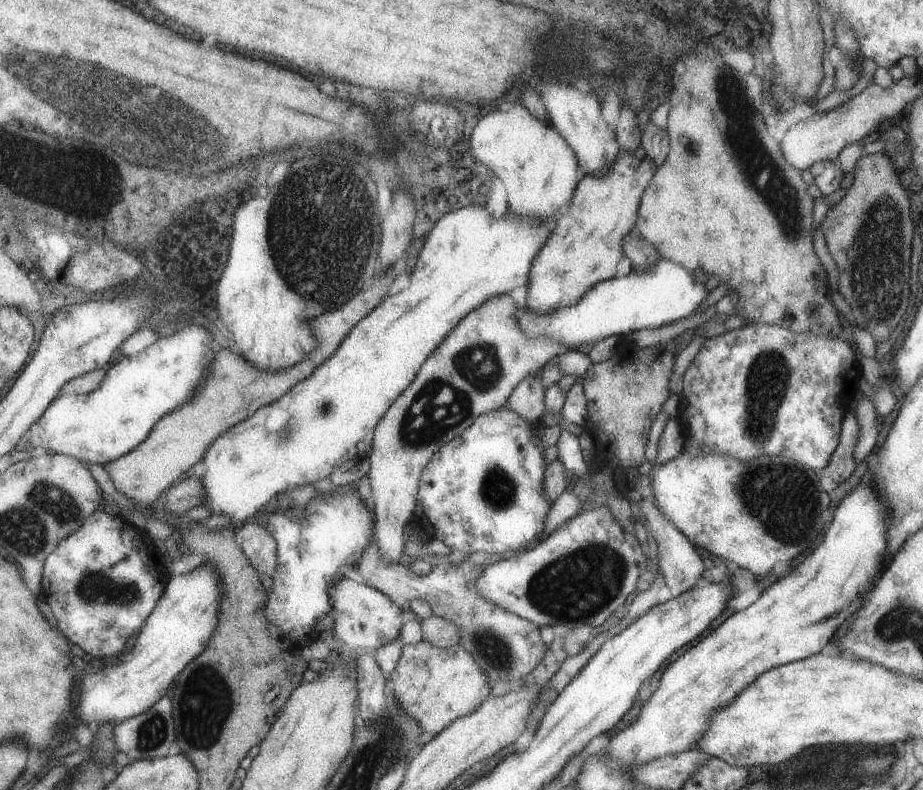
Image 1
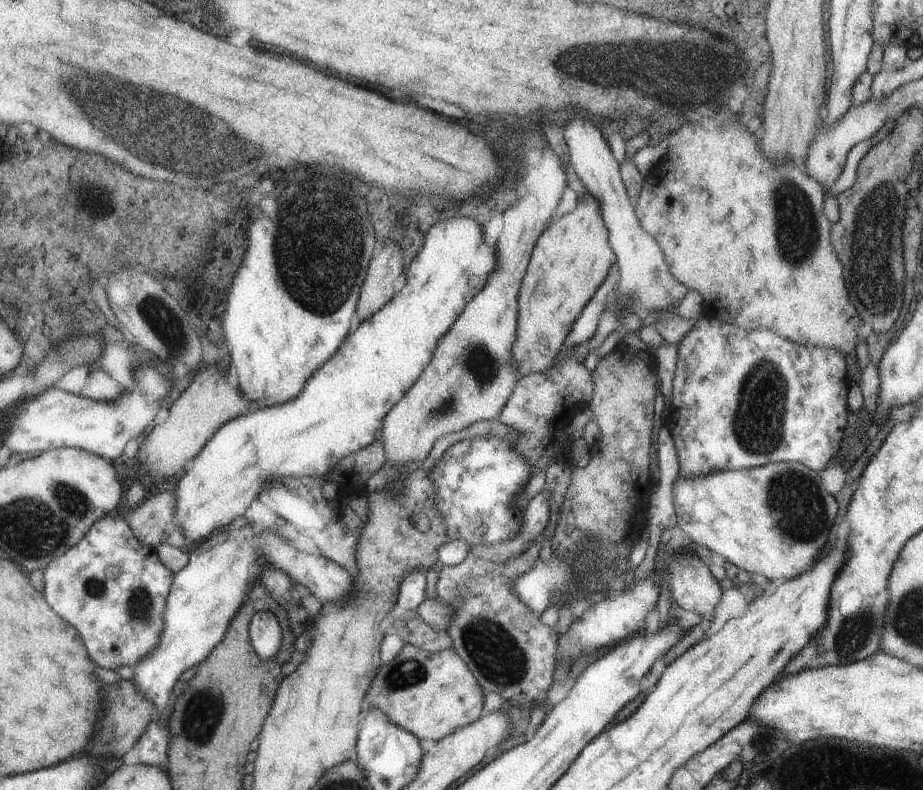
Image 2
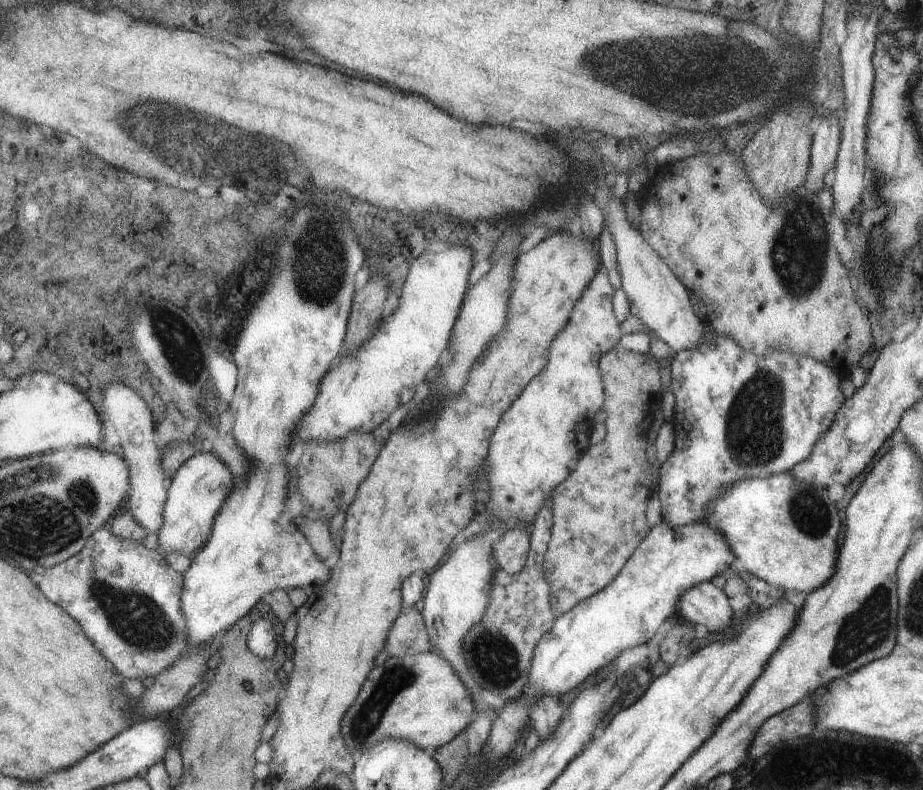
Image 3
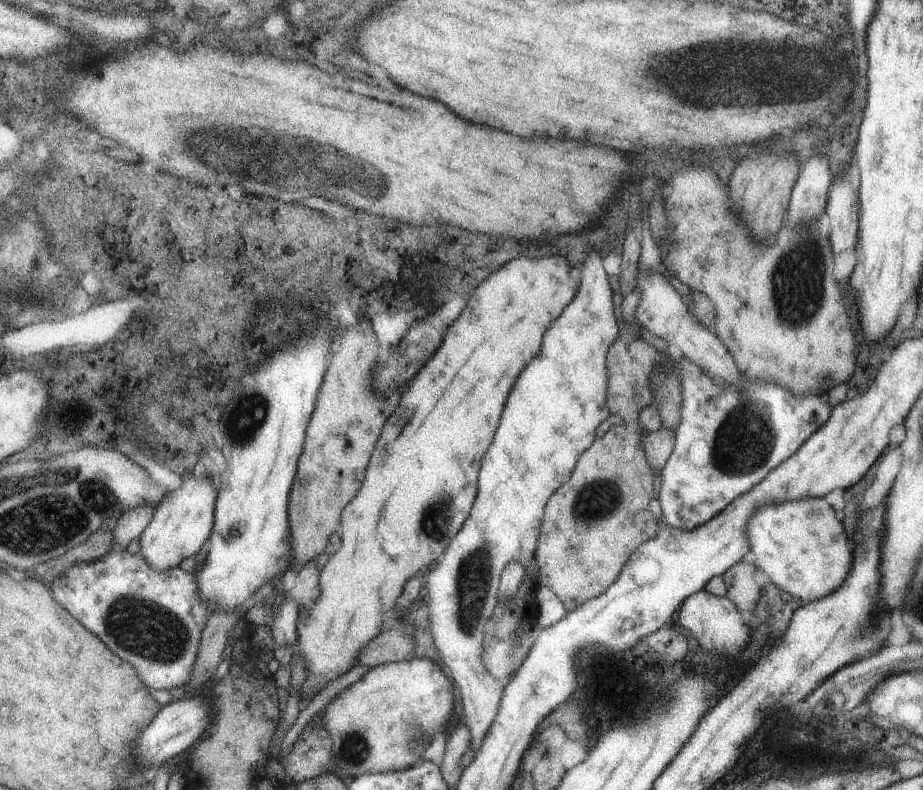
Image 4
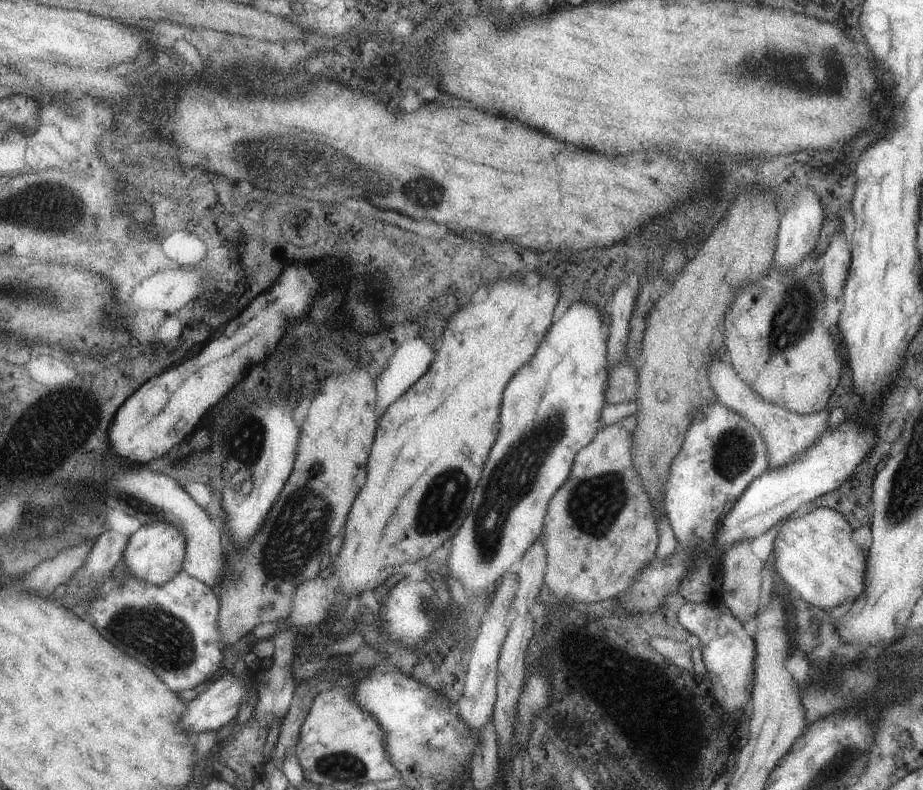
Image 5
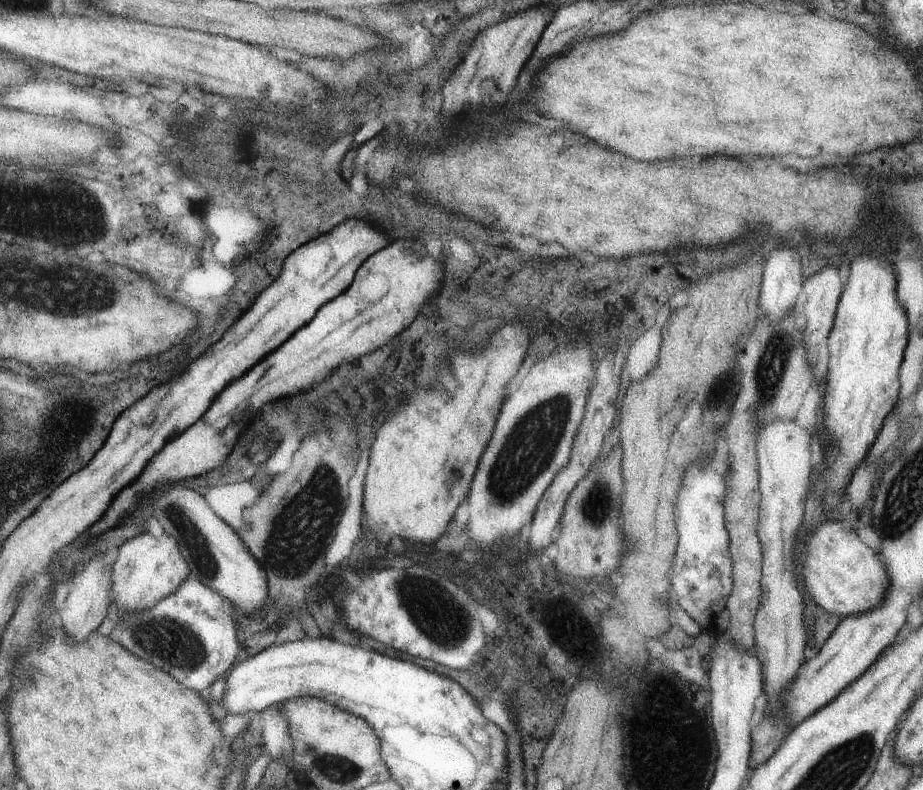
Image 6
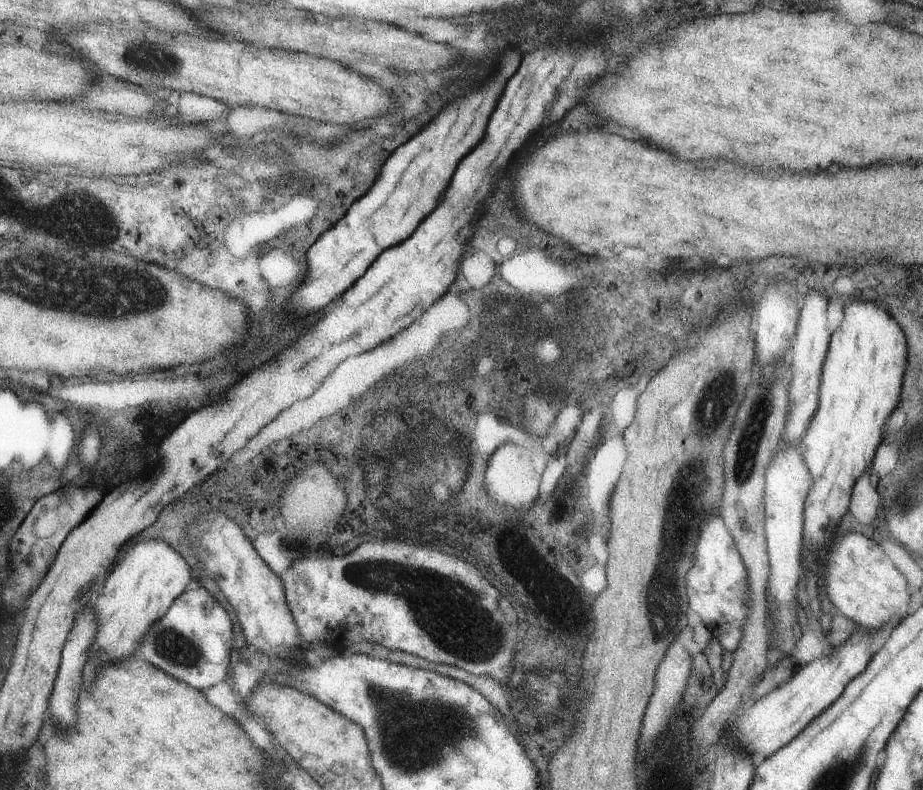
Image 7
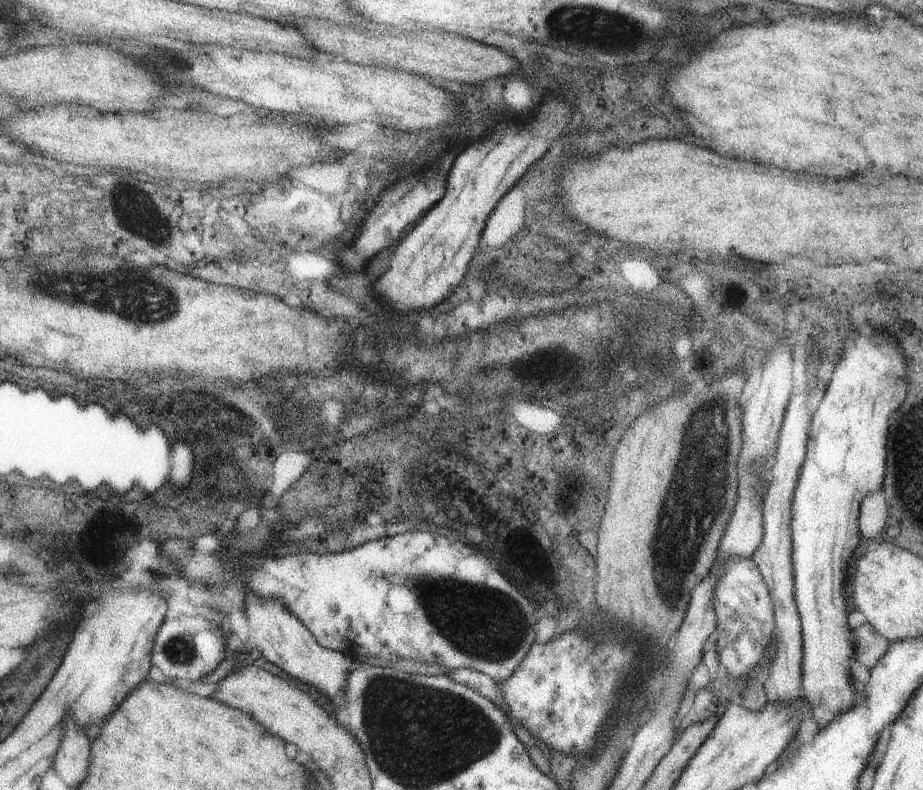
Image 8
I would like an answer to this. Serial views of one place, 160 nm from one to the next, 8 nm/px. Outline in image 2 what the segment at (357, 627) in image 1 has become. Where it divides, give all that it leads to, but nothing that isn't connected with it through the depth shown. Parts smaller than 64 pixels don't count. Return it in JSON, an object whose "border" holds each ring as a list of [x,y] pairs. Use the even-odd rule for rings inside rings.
{"border":[[[250,523],[243,524],[239,528],[229,524],[201,541],[202,543],[188,555],[187,564],[181,570],[174,572],[165,601],[163,628],[157,646],[132,668],[134,676],[129,681],[136,684],[157,711],[173,706],[169,700],[173,684],[177,682],[184,670],[205,660],[213,647],[222,639],[231,619],[247,600],[251,587],[258,579],[260,580],[260,574],[264,569],[277,569],[284,572],[292,583],[305,586],[320,603],[340,601],[354,591],[353,577],[349,576],[344,568],[321,554],[312,555],[295,549],[289,544],[289,540],[276,530],[253,531],[253,525]]]}

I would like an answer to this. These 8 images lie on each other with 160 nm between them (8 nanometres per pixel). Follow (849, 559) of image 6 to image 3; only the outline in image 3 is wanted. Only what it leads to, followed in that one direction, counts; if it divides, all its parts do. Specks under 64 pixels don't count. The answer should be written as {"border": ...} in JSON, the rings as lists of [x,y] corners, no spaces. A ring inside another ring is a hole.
{"border":[[[781,471],[764,479],[741,479],[723,491],[720,497],[712,500],[703,522],[717,527],[723,533],[735,559],[753,576],[782,588],[789,596],[791,590],[795,590],[797,594],[803,592],[804,595],[822,587],[835,572],[839,546],[837,536],[841,524],[829,491],[796,481],[788,471]]]}

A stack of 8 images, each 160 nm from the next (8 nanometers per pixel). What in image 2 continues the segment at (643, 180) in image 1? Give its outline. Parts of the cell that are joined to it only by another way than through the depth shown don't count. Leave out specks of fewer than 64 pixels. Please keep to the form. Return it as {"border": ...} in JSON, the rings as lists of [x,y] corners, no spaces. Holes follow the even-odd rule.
{"border":[[[588,192],[577,200],[571,213],[554,220],[538,236],[522,276],[517,299],[511,363],[518,379],[529,373],[542,373],[554,365],[553,359],[574,320],[615,262],[597,201]]]}

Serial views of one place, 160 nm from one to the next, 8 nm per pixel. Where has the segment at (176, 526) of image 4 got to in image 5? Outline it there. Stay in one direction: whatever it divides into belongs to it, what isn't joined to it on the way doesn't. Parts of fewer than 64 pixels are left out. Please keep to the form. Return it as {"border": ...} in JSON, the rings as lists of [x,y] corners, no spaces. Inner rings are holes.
{"border":[[[157,521],[141,525],[134,534],[128,536],[128,543],[122,552],[125,574],[150,585],[165,584],[182,569],[184,540],[183,533],[169,523]]]}

